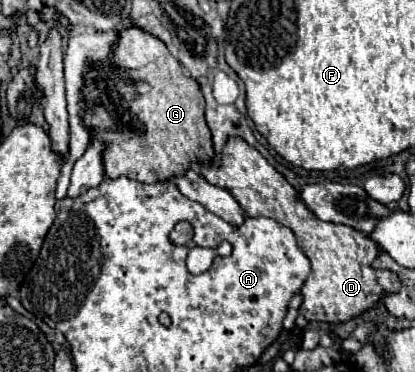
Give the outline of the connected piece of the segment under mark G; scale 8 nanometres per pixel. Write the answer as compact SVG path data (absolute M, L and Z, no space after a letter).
M127 28L119 34L117 48L113 52L111 64L117 64L125 68L125 72L133 78L135 84L127 86L119 78L103 78L101 86L83 86L83 100L81 100L81 118L87 128L97 128L97 136L107 144L107 150L103 154L103 166L105 174L109 178L127 176L131 180L155 184L155 182L169 182L173 176L185 174L193 162L211 162L215 156L211 132L205 122L205 100L201 94L199 84L191 76L183 76L183 68L177 58L171 56L167 46L139 30L139 28Z

